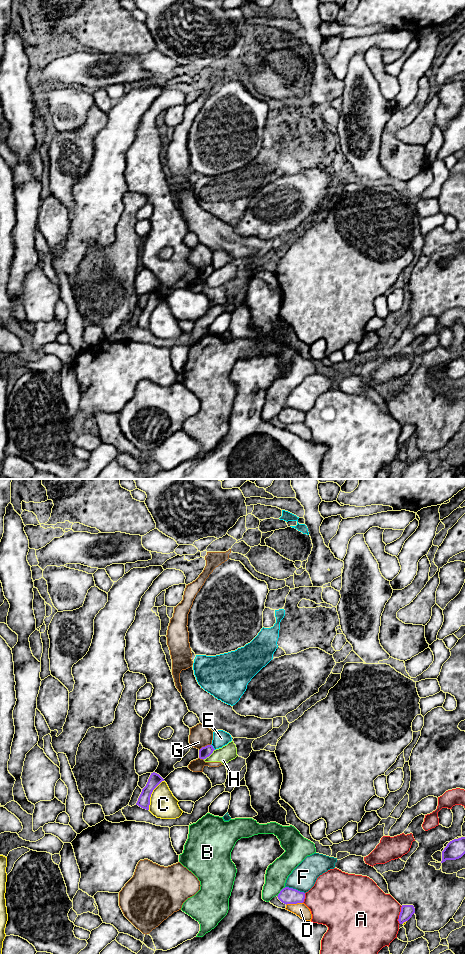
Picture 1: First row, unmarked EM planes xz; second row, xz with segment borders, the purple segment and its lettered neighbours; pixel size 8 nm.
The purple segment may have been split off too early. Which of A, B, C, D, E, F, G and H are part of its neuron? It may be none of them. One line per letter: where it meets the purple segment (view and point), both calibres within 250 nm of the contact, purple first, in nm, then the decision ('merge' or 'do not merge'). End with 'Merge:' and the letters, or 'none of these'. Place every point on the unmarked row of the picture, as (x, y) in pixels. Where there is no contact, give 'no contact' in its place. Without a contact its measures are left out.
A: meets purple in xz at (399, 435); 100 nm thick on the purple side, 480 nm on the other; do not merge
B: meets purple in xz at (280, 411); 130 nm thick on the purple side, 180 nm on the other; do not merge
C: meets purple in xz at (150, 315); 100 nm thick on the purple side, 220 nm on the other; do not merge
D: meets purple in xz at (294, 423); 130 nm thick on the purple side, 110 nm on the other; do not merge
E: meets purple in xz at (212, 267); 90 nm thick on the purple side, 130 nm on the other; do not merge
F: meets purple in xz at (295, 409); 130 nm thick on the purple side, 200 nm on the other; do not merge
G: meets purple in xz at (204, 267); 90 nm thick on the purple side, 180 nm on the other; do not merge
H: meets purple in xz at (209, 275); 90 nm thick on the purple side, 130 nm on the other; do not merge
Merge: none of these

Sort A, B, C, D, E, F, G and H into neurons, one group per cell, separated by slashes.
A / B / C / D / E / F / G H

